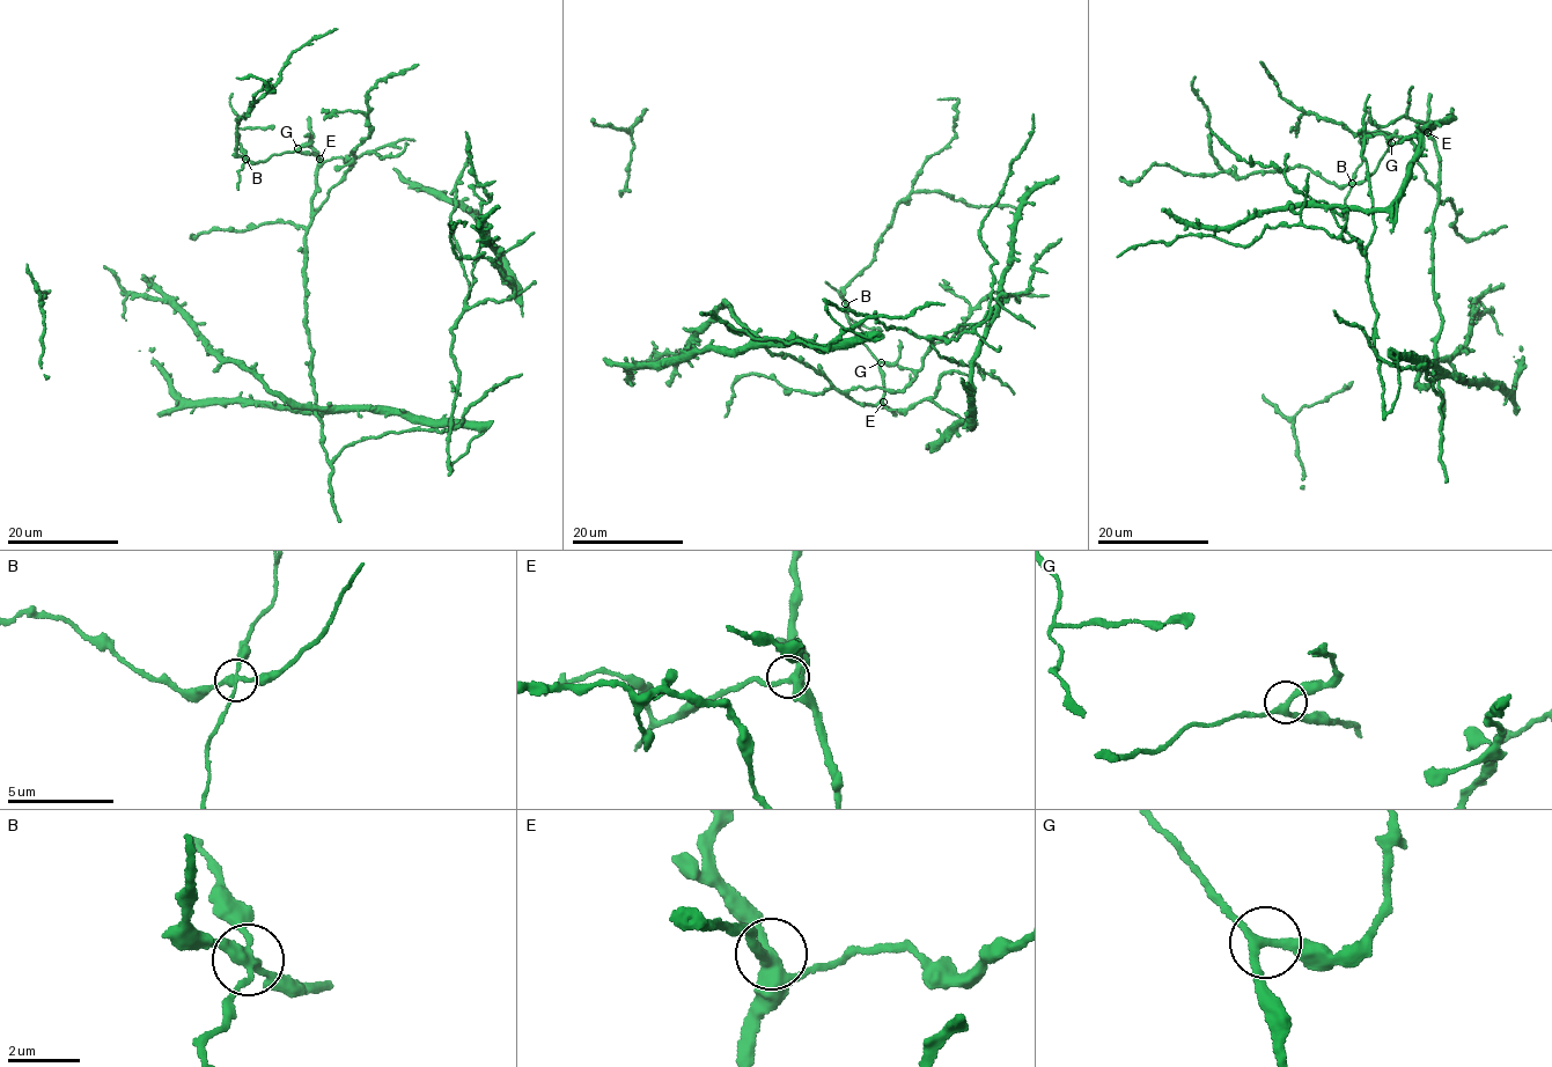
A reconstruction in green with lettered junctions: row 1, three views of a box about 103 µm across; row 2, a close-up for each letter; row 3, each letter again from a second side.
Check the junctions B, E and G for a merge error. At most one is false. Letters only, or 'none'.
B

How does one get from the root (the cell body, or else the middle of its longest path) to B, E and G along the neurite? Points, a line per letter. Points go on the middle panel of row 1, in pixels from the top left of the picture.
B: (808, 344), (764, 345), (745, 332), (859, 403), (881, 402), (880, 361), (851, 326), (845, 302)
E: (808, 344), (764, 345), (745, 332), (859, 403), (883, 402)
G: (808, 344), (764, 345), (745, 332), (865, 405), (882, 399), (881, 362)

